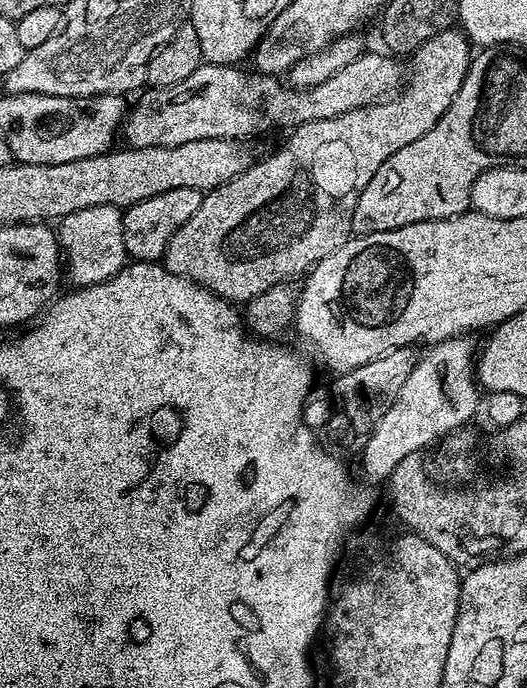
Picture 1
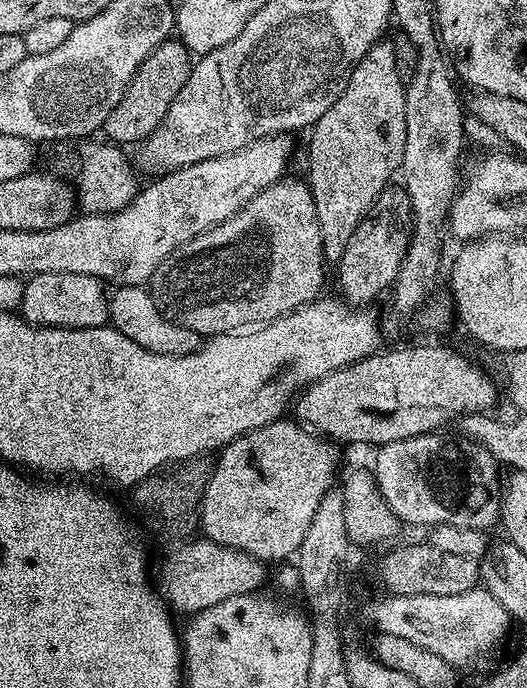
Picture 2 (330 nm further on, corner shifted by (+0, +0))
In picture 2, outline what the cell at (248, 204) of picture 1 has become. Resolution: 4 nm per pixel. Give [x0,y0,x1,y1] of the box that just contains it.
[150,179,326,338]

